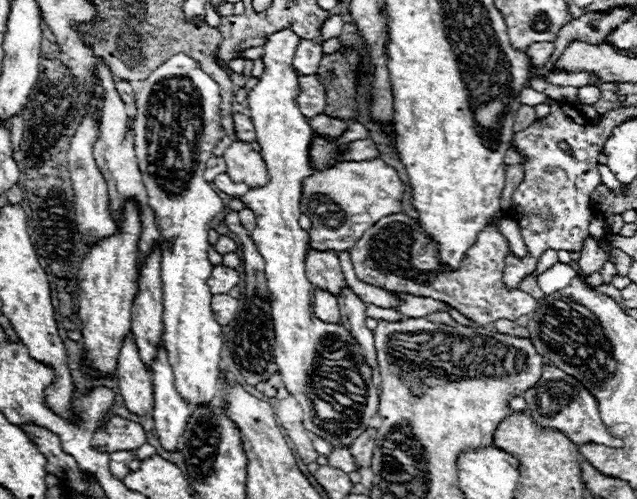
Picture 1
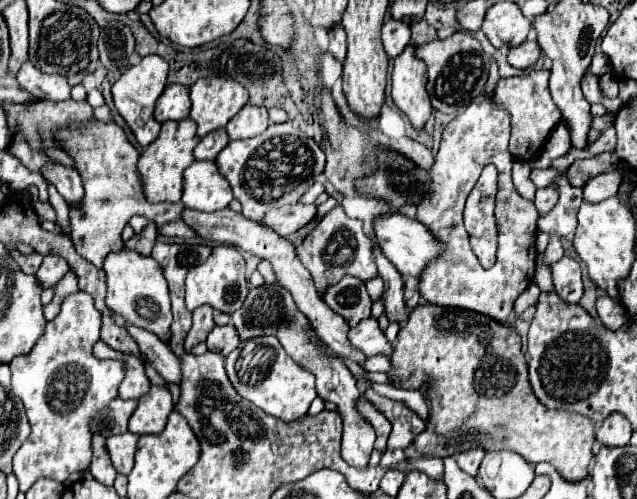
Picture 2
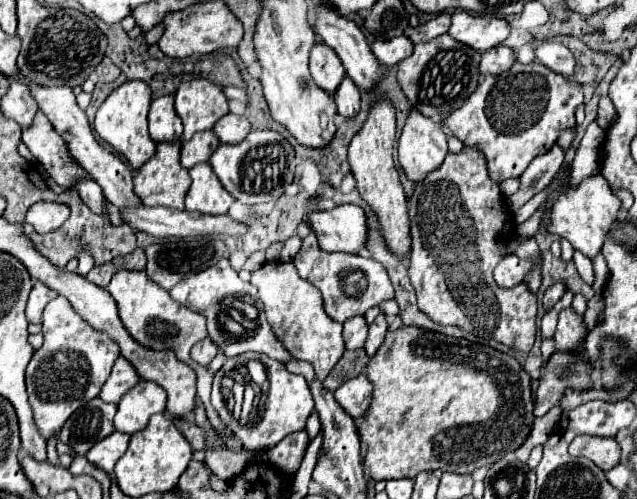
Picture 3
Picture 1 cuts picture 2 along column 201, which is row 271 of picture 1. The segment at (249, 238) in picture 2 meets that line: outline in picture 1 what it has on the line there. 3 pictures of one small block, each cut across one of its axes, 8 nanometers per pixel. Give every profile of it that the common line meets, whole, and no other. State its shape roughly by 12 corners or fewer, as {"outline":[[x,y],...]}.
{"outline":[[214,266],[208,278],[212,294],[228,294],[238,284],[238,272]]}

